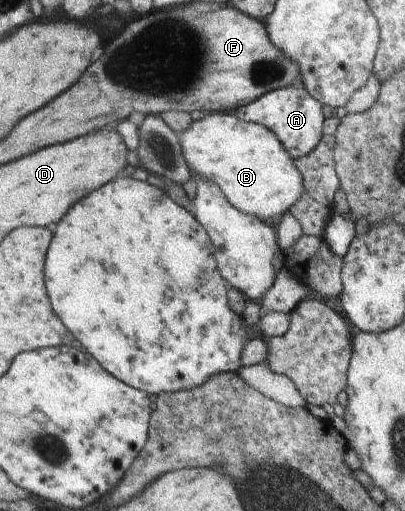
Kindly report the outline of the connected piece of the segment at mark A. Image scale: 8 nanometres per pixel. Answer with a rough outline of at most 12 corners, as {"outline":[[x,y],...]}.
{"outline":[[301,85],[234,111],[268,127],[294,160],[324,138],[323,104]]}

